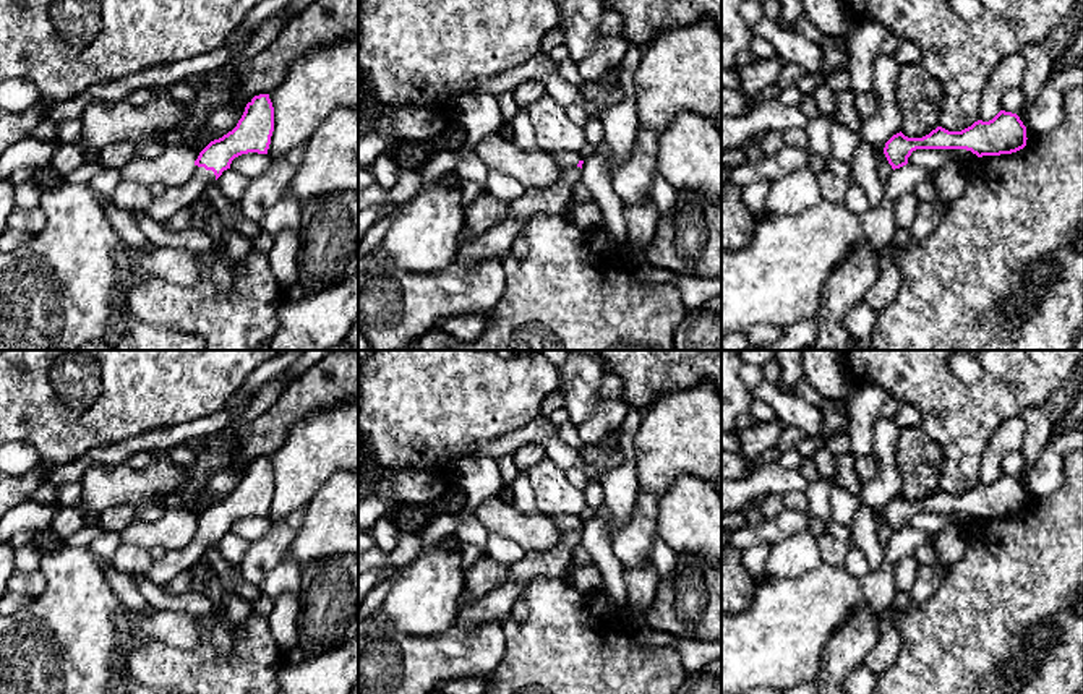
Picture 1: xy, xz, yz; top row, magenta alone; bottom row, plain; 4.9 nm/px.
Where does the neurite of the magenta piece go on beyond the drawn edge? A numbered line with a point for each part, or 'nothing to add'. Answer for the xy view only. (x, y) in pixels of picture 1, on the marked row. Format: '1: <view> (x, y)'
1: xy (174, 198)

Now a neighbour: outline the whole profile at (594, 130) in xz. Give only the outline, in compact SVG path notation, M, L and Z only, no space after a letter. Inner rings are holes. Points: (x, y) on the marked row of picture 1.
M598 117L589 118L582 130L589 144L600 146L603 143L605 128Z

